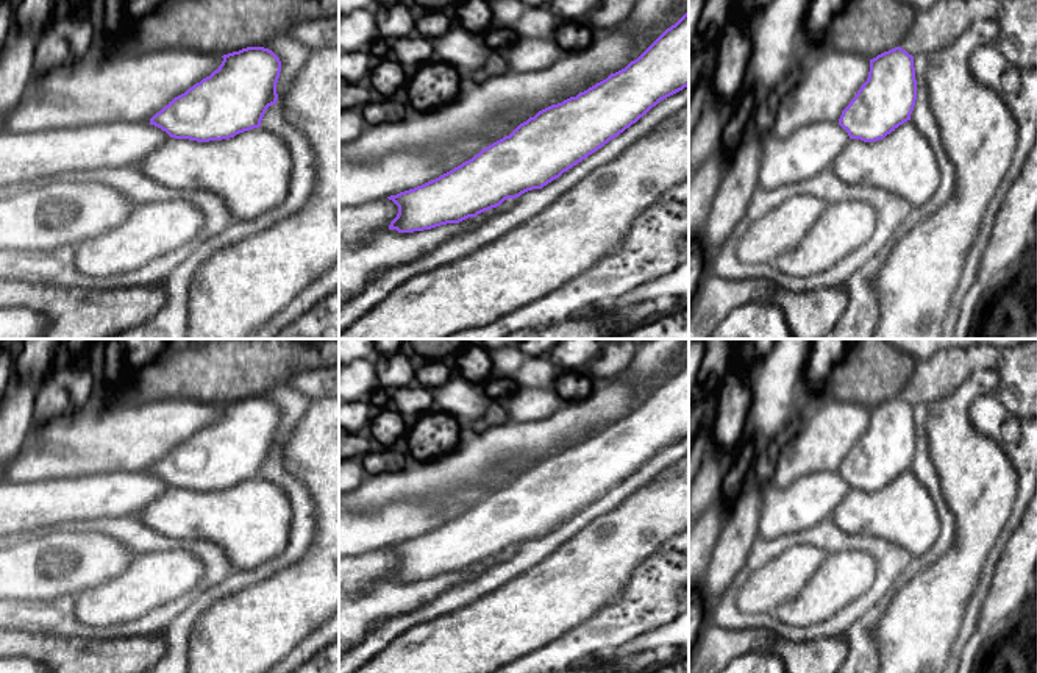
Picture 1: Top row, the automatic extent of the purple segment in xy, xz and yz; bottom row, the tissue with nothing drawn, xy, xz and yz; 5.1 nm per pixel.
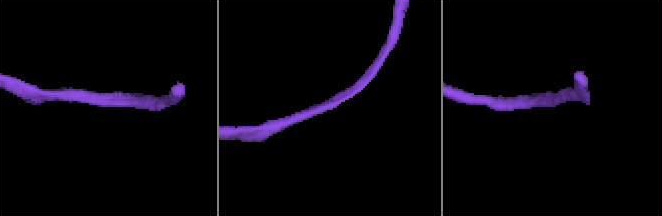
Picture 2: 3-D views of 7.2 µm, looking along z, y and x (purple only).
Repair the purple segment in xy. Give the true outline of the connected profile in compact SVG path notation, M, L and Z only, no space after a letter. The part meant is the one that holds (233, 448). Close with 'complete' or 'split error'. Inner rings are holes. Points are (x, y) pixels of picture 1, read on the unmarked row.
M247 397L222 408L217 420L169 451L150 468L150 475L161 478L170 487L197 492L230 489L259 478L267 458L278 450L280 408L264 397Z | complete

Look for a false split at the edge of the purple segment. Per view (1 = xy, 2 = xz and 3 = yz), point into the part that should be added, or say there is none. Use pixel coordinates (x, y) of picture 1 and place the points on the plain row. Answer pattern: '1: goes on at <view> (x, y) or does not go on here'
1: does not go on here
2: does not go on here
3: does not go on here

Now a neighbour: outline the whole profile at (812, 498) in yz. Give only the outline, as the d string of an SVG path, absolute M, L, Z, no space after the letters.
M818 470L790 486L775 486L770 481L762 492L759 534L773 540L811 529L831 518L848 492L850 486L839 470Z

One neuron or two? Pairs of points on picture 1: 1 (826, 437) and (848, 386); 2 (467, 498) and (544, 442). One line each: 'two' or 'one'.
1: two
2: two

